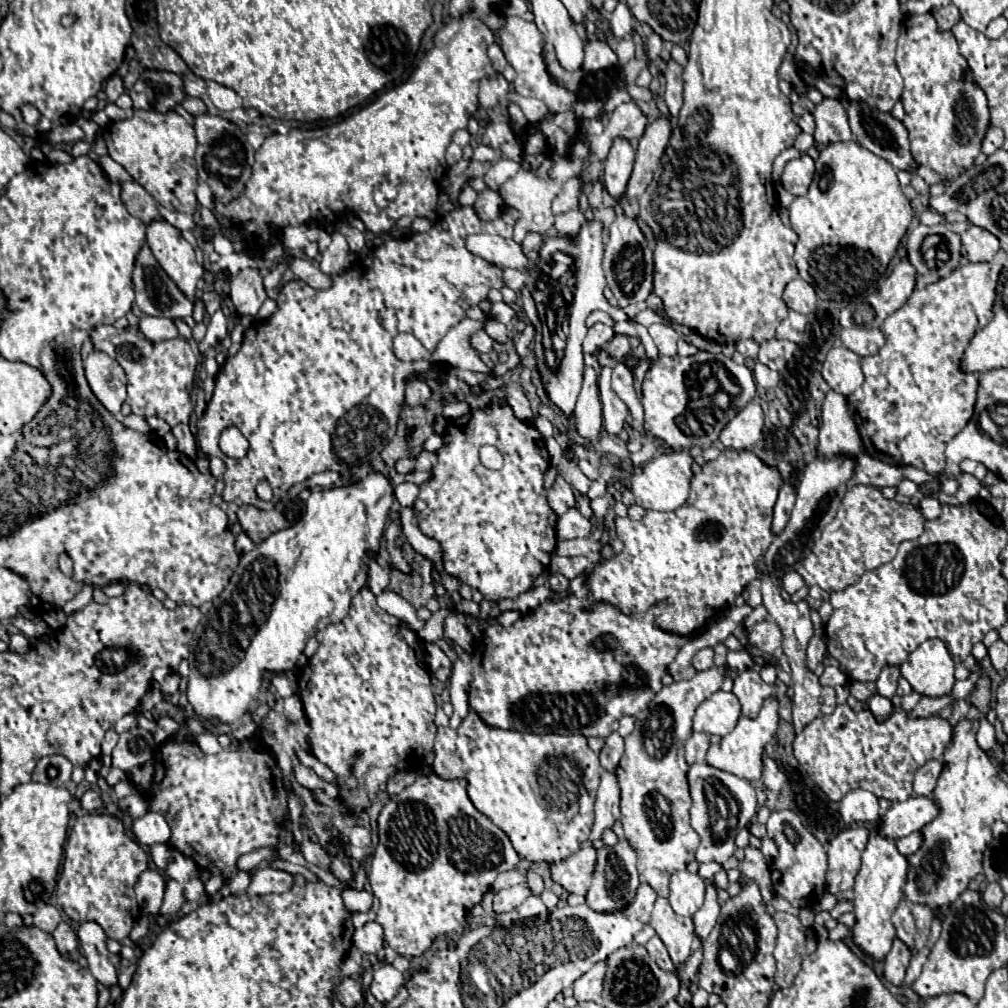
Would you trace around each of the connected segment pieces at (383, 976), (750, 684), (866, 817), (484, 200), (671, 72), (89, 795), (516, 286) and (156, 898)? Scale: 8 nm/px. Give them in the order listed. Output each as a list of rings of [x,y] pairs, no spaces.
[[[384,963],[382,967],[374,969],[374,979],[372,979],[372,985],[368,989],[376,997],[376,1001],[388,1003],[398,995],[398,991],[404,985],[404,981],[406,981],[404,973],[400,973],[392,965]]]
[[[746,669],[744,673],[740,673],[734,679],[734,689],[732,693],[740,699],[742,703],[742,715],[754,719],[760,713],[760,707],[764,703],[764,699],[768,699],[768,695],[774,695],[774,687],[766,685],[758,671],[754,669]]]
[[[852,789],[844,799],[840,801],[840,815],[844,823],[876,823],[880,819],[880,807],[878,797],[864,789]]]
[[[482,191],[474,203],[474,211],[480,217],[480,221],[486,221],[486,213],[502,211],[502,199],[494,191]]]
[[[674,61],[668,63],[668,69],[664,73],[666,77],[666,91],[664,91],[664,99],[668,105],[668,111],[672,117],[678,115],[680,107],[682,107],[682,79],[680,79],[682,67],[676,65]]]
[[[88,789],[88,791],[84,793],[84,797],[82,797],[82,807],[84,807],[88,813],[92,813],[92,811],[96,811],[100,805],[102,805],[100,793],[98,793],[96,789]]]
[[[502,269],[502,281],[506,287],[510,287],[512,291],[520,291],[526,277],[522,271],[516,271],[516,269]]]
[[[148,869],[140,875],[136,883],[136,901],[150,913],[158,915],[162,899],[164,899],[164,889],[166,889],[166,879],[160,871]]]

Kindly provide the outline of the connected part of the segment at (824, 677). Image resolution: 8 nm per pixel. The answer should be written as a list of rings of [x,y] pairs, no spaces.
[[[824,667],[820,675],[822,687],[836,687],[836,685],[848,685],[848,677],[842,673],[840,667]]]

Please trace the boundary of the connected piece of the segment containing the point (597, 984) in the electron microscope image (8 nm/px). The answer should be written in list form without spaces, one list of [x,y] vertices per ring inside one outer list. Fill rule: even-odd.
[[[606,961],[596,963],[588,973],[584,973],[580,979],[574,981],[574,999],[578,1003],[584,1001],[602,1001],[602,983],[604,983],[604,973],[606,973]]]

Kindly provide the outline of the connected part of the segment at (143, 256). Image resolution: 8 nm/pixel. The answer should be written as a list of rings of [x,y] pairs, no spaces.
[[[142,247],[142,251],[138,253],[136,267],[134,267],[134,273],[132,273],[132,285],[134,285],[134,293],[136,293],[134,303],[138,305],[138,309],[142,313],[164,315],[164,317],[170,317],[170,319],[186,319],[186,317],[192,315],[192,303],[176,289],[176,285],[170,281],[170,277],[158,267],[154,257],[148,255],[146,247]]]

